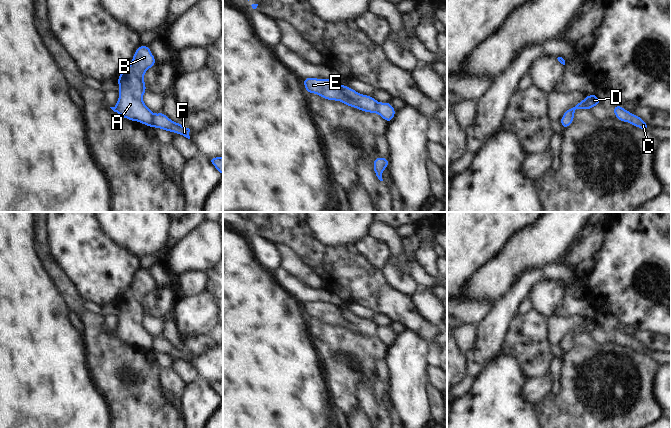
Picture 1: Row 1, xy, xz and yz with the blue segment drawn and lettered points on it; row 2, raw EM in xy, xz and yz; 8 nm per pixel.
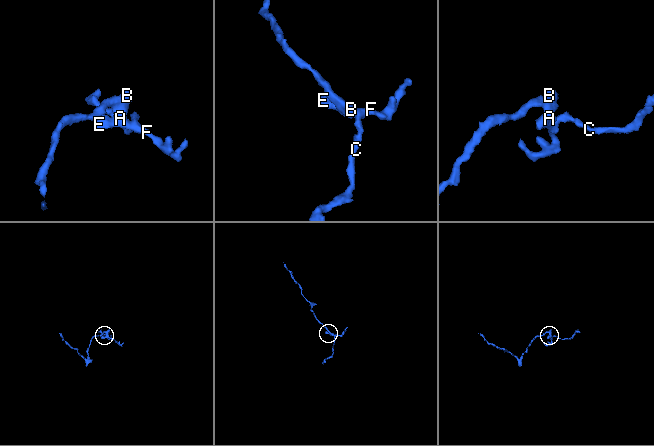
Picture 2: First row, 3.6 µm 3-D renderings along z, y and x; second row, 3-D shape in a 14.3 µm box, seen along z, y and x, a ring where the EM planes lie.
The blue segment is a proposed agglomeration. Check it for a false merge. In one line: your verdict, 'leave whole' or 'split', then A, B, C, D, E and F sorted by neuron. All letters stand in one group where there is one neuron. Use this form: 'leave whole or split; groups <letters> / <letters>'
split; groups A B E / C D F

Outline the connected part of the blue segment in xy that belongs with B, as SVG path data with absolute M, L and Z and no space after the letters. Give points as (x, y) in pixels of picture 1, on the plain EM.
M141 268L136 273L129 290L117 303L119 321L116 329L110 332L119 340L152 351L154 337L143 326L143 318L147 315L144 299L156 288L149 270Z

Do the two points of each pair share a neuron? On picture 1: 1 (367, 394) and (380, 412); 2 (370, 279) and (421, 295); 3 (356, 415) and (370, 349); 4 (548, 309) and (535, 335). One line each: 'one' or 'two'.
1: one
2: two
3: two
4: two

